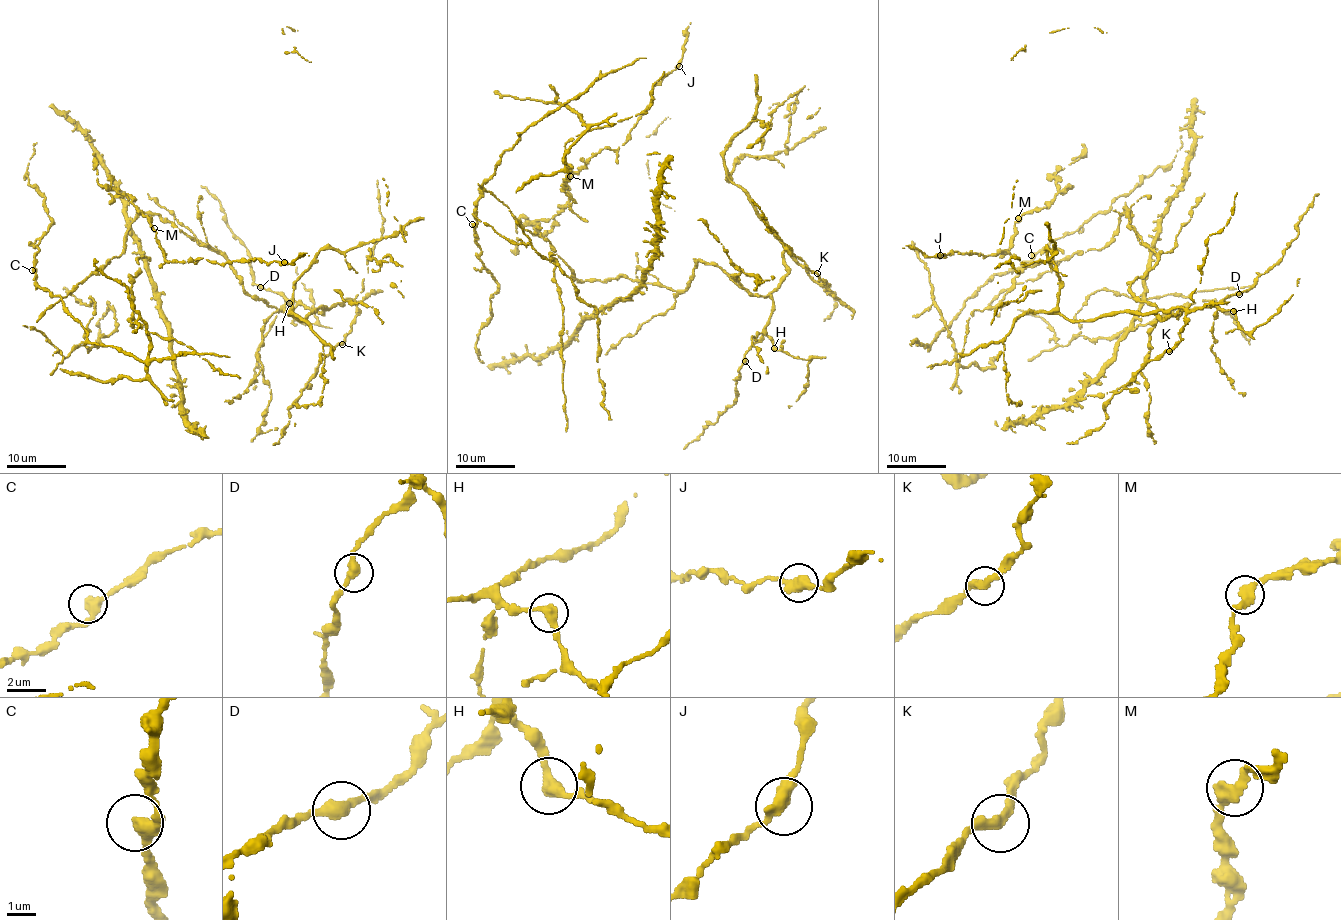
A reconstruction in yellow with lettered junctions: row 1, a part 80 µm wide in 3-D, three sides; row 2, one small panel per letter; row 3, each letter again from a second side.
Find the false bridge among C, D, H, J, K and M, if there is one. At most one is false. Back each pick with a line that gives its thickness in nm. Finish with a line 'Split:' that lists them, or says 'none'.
Split: none

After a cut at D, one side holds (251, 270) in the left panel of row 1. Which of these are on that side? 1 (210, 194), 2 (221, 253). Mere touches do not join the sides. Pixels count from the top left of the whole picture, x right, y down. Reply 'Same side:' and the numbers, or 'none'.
Same side: 1

